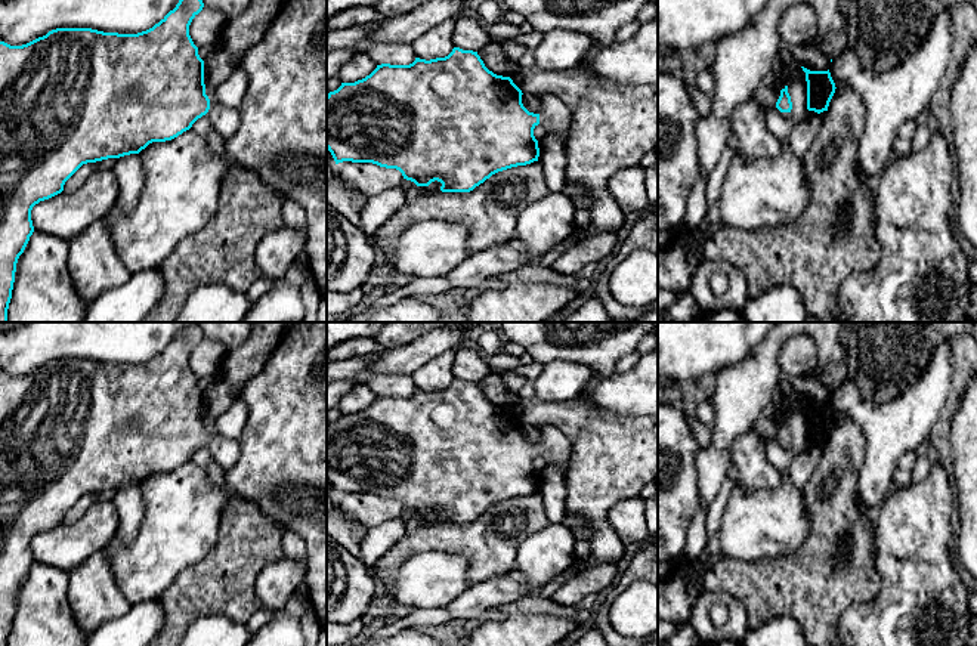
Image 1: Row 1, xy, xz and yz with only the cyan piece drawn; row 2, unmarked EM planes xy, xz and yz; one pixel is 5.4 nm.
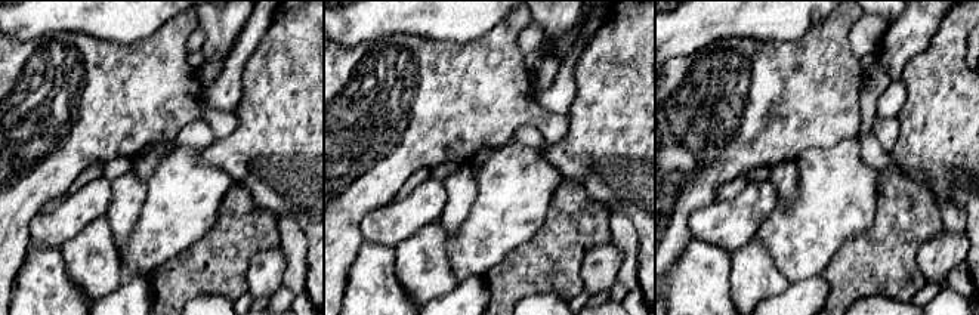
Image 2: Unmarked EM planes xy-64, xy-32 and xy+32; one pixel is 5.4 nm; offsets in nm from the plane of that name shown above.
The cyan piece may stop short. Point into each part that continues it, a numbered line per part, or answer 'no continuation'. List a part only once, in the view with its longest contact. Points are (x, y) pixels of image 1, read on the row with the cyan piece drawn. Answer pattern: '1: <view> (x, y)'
1: xy (225, 120)

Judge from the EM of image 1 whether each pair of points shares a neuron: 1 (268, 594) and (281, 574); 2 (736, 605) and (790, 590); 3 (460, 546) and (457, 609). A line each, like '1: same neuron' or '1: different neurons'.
1: same neuron
2: different neurons
3: different neurons

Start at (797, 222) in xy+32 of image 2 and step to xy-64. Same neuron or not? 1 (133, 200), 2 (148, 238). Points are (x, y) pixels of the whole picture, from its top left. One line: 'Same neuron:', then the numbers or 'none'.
Same neuron: 2

